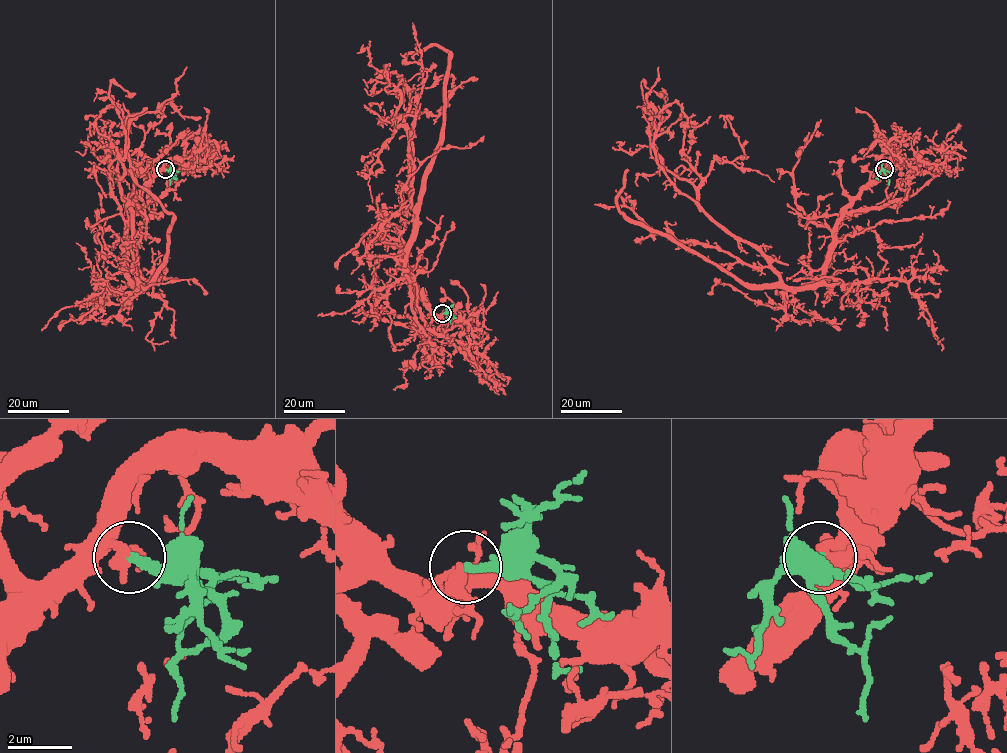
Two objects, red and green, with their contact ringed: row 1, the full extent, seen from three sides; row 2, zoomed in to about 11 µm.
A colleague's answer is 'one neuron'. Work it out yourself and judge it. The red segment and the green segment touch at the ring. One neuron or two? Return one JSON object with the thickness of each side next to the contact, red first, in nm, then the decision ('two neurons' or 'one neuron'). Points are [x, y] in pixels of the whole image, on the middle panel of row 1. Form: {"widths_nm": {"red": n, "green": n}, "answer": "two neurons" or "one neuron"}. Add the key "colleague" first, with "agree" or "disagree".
{"colleague": "agree", "widths_nm": {"red": 360, "green": 300}, "answer": "one neuron"}

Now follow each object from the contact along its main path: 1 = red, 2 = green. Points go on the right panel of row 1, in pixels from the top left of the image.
1: (885, 169), (836, 225), (822, 277), (790, 288), (658, 163), (661, 115), (646, 100), (658, 67)
2: (885, 169), (888, 185)

